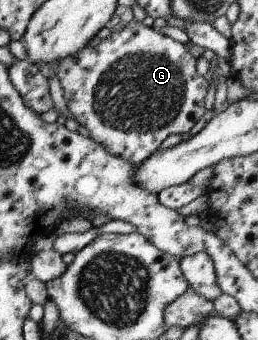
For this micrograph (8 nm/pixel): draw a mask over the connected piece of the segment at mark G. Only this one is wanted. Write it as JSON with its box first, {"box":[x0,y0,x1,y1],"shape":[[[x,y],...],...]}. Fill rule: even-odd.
{"box":[55,19,209,165],"shape":[[[133,19],[129,24],[124,23],[121,30],[116,27],[107,38],[101,39],[99,44],[95,44],[95,46],[85,46],[83,50],[79,50],[77,54],[73,54],[71,58],[63,58],[62,61],[57,63],[55,75],[63,90],[63,99],[65,100],[69,112],[75,117],[74,120],[79,125],[87,129],[90,140],[98,143],[108,154],[117,156],[123,161],[129,162],[131,165],[139,165],[153,154],[153,152],[156,152],[161,142],[169,135],[187,133],[206,111],[203,98],[205,98],[205,92],[207,92],[207,86],[209,86],[209,84],[207,84],[207,80],[202,76],[197,75],[195,61],[196,58],[193,58],[193,54],[187,51],[186,46],[171,39],[169,36],[161,34],[161,32],[157,32],[157,30],[153,30],[151,27],[143,26],[142,23]]]}

